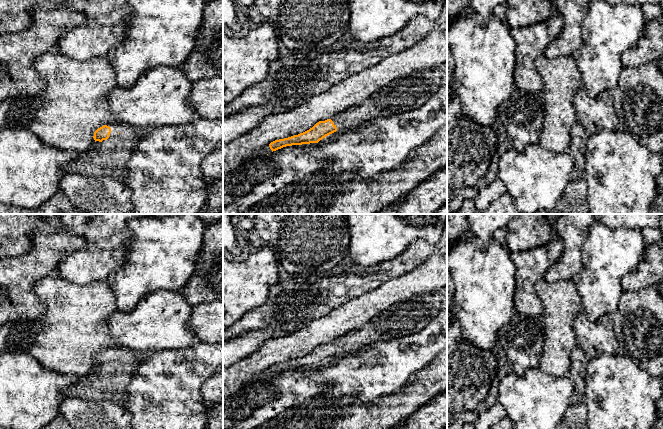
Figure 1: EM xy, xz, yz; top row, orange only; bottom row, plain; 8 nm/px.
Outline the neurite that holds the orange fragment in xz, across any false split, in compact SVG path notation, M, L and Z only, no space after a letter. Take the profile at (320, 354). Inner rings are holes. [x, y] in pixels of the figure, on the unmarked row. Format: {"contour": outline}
{"contour": "M444 287L430 294L421 294L400 301L361 328L350 331L330 343L319 345L303 357L271 366L258 375L254 382L286 370L318 367L336 355L352 353L376 341L412 335L437 316L446 298L447 287Z"}

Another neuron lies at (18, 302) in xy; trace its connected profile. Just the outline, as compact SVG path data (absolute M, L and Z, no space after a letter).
M60 229L47 233L43 230L31 236L32 247L23 255L0 258L0 327L8 322L39 320L45 306L34 292L34 285L46 278L57 276L58 265L68 255L85 246L85 240L74 231Z

